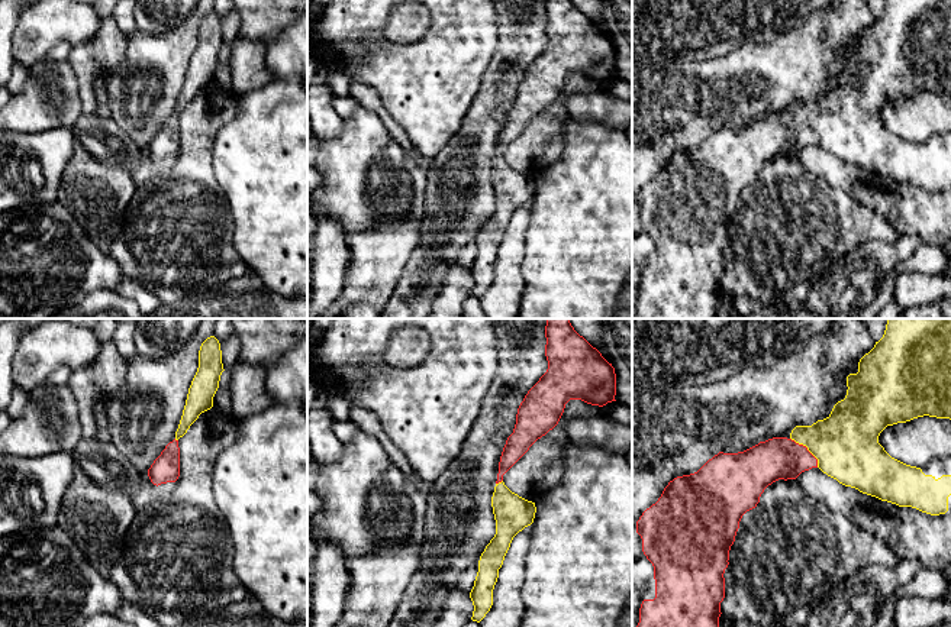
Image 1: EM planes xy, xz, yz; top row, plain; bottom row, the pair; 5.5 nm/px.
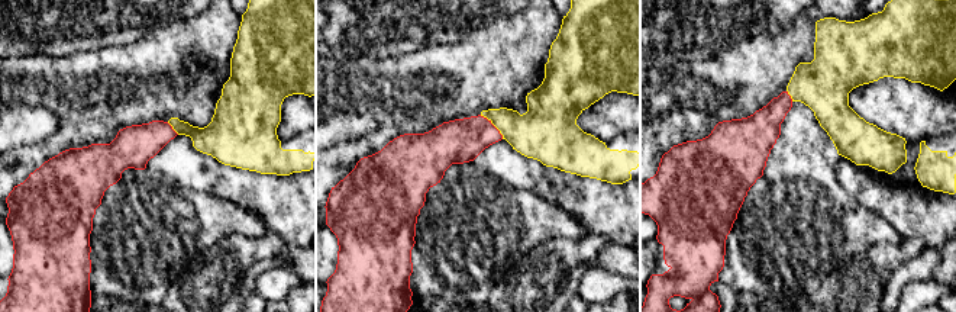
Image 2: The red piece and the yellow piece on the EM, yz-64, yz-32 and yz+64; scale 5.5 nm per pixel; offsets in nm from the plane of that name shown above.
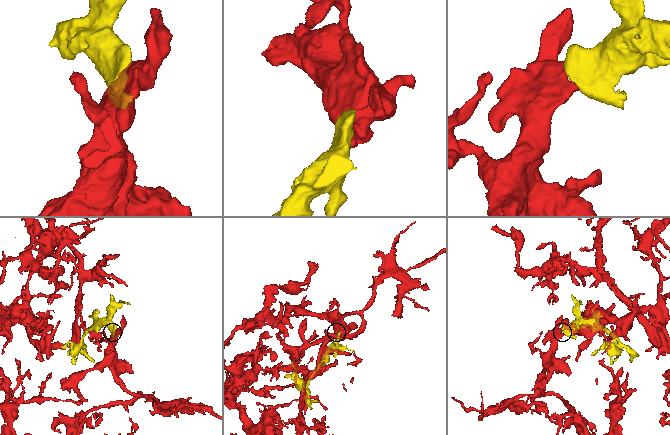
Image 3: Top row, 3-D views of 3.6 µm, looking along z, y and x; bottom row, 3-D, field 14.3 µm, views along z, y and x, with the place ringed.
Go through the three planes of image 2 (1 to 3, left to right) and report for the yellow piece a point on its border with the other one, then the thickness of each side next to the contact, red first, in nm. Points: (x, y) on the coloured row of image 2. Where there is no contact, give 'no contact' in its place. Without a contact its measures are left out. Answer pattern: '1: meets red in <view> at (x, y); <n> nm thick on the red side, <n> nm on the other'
1: meets red in yz-64 at (171, 128); 220 nm thick on the red side, 180 nm on the other
2: meets red in yz-32 at (493, 125); 240 nm thick on the red side, 280 nm on the other
3: meets red in yz+64 at (790, 96); 200 nm thick on the red side, 300 nm on the other

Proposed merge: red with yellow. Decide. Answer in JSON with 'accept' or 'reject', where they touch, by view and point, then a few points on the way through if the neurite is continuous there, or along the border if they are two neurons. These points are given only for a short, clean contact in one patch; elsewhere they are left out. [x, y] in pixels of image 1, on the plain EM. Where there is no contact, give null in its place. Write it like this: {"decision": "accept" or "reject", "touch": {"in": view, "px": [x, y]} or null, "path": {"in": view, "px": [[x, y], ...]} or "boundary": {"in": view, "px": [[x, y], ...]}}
{"decision": "accept", "touch": {"in": "yz", "px": [806, 125]}}

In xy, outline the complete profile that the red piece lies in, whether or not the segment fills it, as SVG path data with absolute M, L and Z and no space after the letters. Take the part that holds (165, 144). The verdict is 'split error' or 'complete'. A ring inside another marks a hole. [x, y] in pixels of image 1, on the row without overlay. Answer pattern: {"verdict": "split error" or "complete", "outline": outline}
{"verdict": "complete", "outline": "M178 116L170 117L161 130L148 145L148 152L154 161L175 158L180 152L180 123Z"}

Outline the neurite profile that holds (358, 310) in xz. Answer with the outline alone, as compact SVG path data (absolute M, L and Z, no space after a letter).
M355 304L339 319L378 319L380 311L368 304Z

